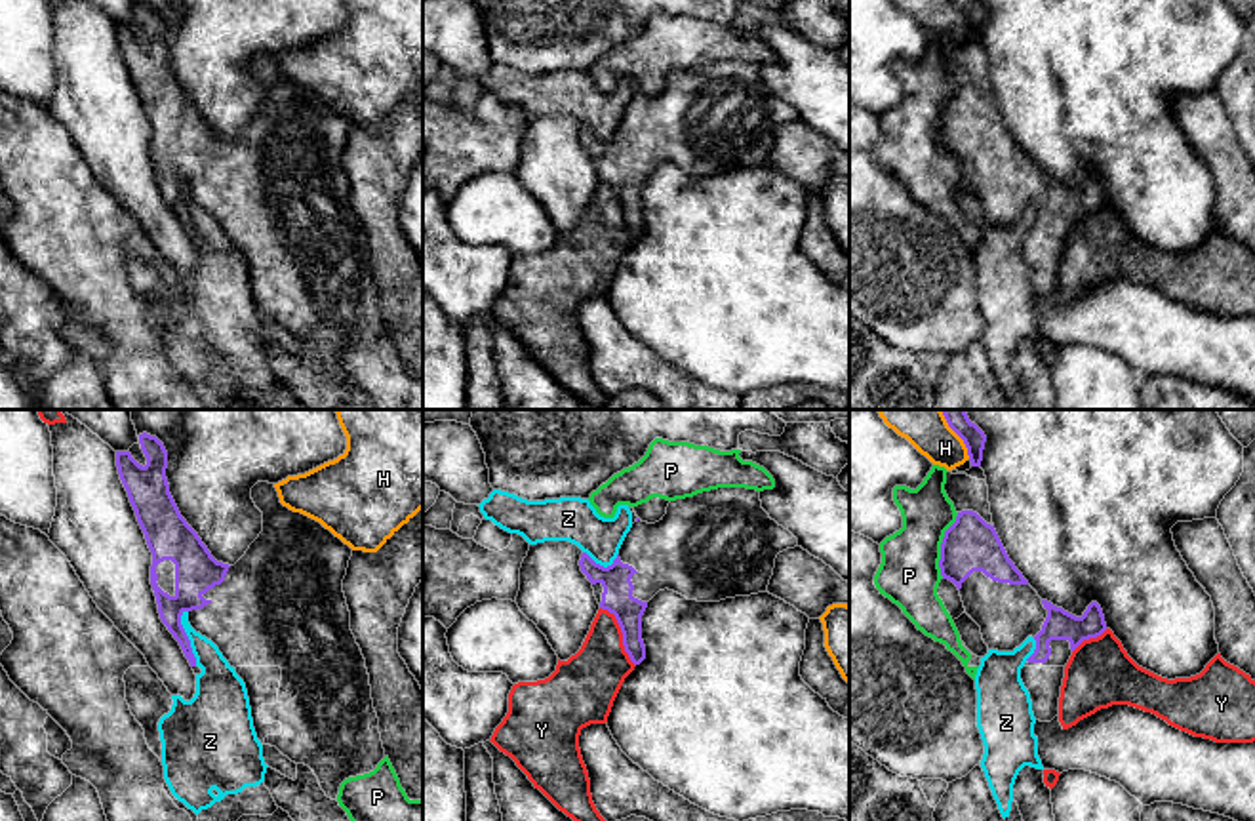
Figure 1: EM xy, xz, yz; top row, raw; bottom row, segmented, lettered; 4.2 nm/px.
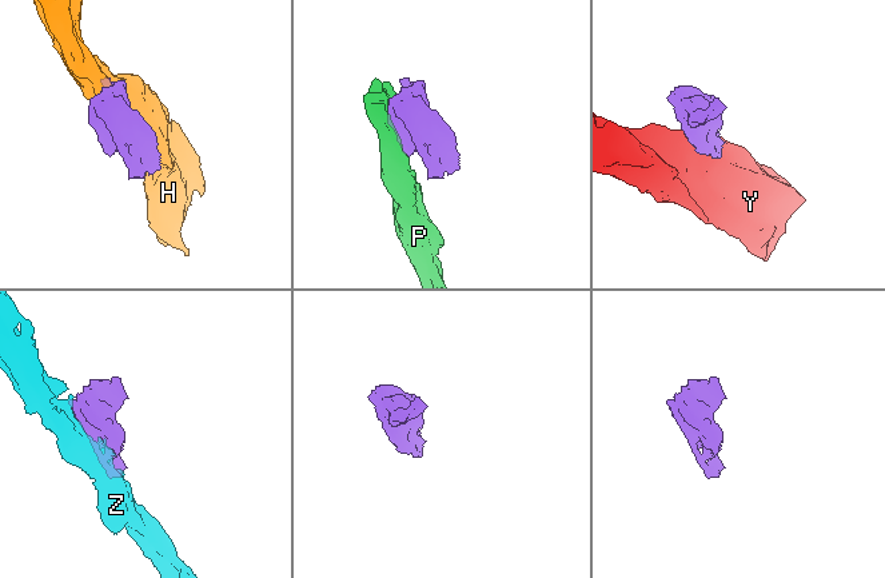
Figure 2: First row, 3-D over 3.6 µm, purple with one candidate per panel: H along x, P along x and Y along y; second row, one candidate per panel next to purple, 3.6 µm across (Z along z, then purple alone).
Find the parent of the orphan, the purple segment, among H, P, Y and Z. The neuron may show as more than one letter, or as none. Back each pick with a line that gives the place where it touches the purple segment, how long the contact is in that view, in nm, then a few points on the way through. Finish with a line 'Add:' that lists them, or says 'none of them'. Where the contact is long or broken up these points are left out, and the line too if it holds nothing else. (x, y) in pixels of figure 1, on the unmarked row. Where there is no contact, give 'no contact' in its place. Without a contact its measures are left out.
Add: none of them

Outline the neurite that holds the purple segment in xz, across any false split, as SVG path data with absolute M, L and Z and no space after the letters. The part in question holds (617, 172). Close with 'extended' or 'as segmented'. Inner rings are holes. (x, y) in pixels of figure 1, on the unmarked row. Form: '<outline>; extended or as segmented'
M718 61L670 74L655 97L634 95L611 139L596 137L587 126L579 139L592 156L600 181L615 189L630 234L640 238L646 232L642 189L659 164L668 162L697 175L766 166L777 128L794 120L798 112L762 82L760 65Z; extended

